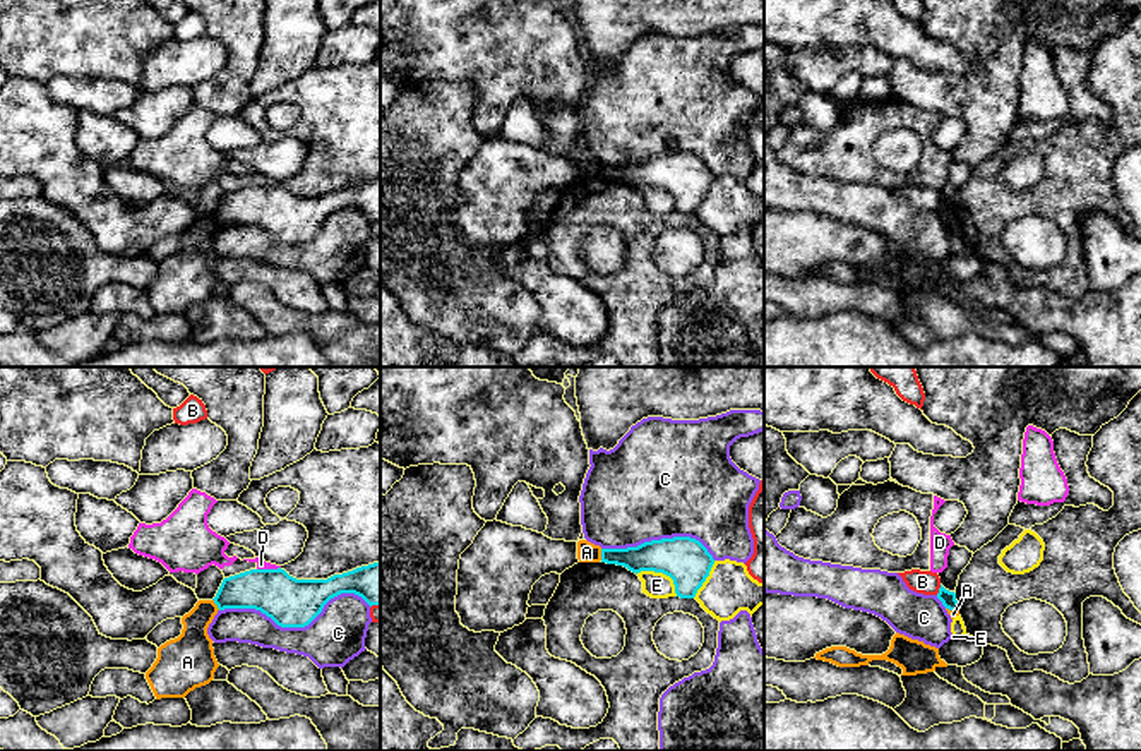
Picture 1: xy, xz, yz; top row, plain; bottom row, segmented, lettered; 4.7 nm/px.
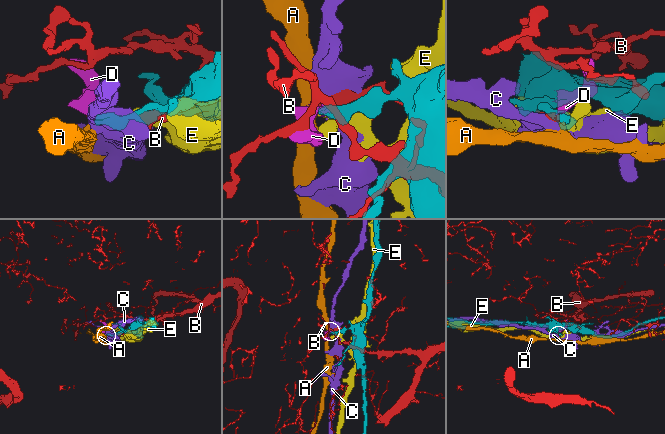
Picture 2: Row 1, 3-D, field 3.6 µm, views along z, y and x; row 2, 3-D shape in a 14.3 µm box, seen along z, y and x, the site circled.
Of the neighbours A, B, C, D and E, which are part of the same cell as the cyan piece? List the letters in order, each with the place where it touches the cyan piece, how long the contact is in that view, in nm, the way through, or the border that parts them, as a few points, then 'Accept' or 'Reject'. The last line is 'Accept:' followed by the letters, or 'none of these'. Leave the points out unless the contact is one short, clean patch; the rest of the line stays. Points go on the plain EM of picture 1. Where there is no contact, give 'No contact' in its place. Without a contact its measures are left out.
A: Touches cyan at xz (602, 170). Shared border 60 nm. Boundary: xz (600, 165), (602, 175). Reject
B: Touches cyan at yz (939, 206). Shared border 50 nm. Reject
C: Touches cyan at xy (295, 242). Shared border 700 nm. Reject
D: Touches cyan at xy (268, 186). Shared border 110 nm. Boundary: xy (280, 182), (257, 186). Reject
E: Touches cyan at xz (662, 187). Shared border 220 nm. Reject
Accept: none of these

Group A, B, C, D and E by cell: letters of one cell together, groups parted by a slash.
A / B / C / D / E

